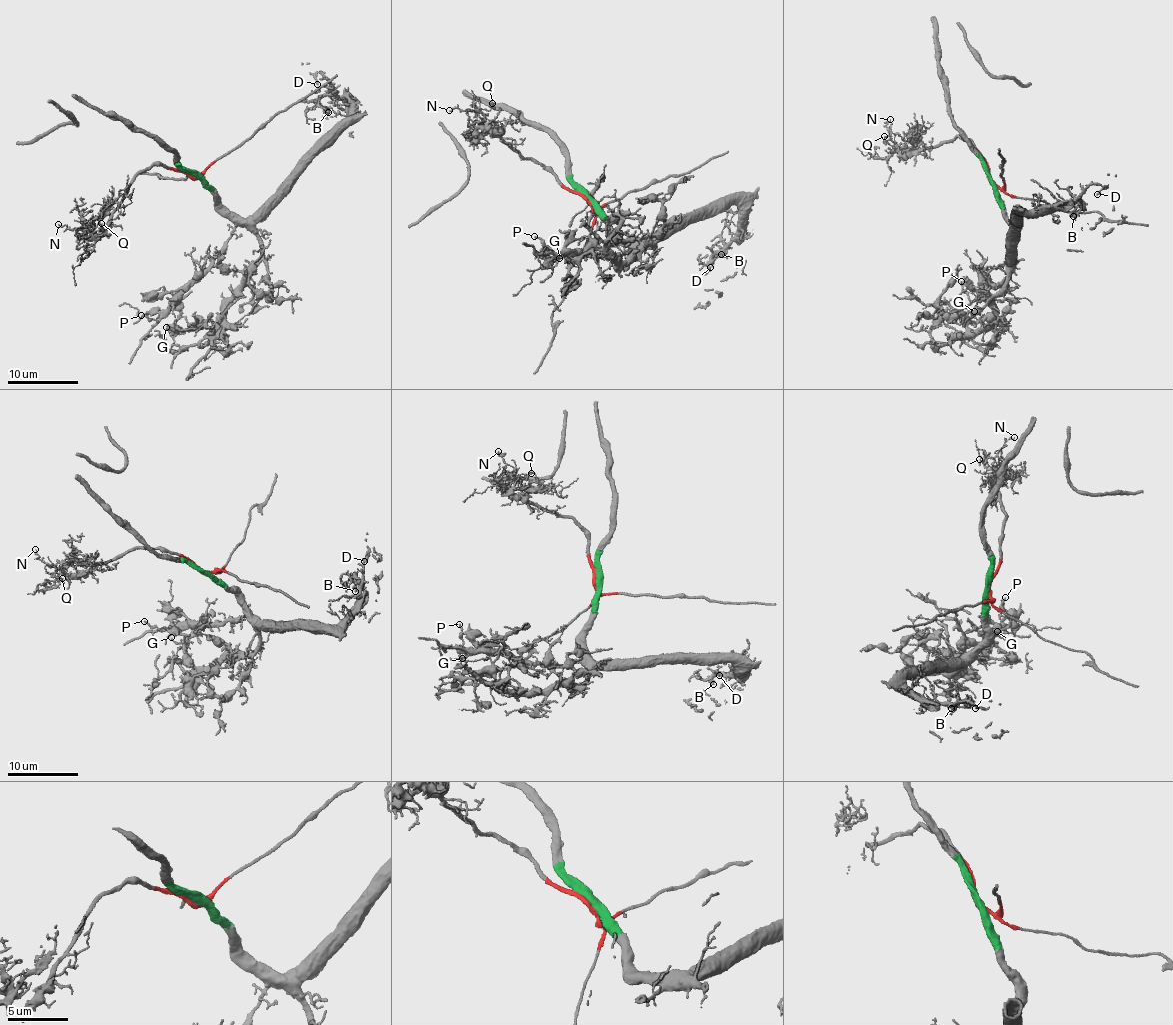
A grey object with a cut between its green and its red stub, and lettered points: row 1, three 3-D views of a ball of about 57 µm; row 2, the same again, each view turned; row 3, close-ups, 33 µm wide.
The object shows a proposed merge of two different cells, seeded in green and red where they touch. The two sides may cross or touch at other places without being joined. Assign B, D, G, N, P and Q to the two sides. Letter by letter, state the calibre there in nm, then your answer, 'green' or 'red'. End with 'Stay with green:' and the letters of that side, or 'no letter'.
B: 240 nm | green
D: 180 nm | green
G: 170 nm | green
N: 130 nm | red
P: 180 nm | green
Q: 80 nm | red
Stay with green: B, D, G, P

